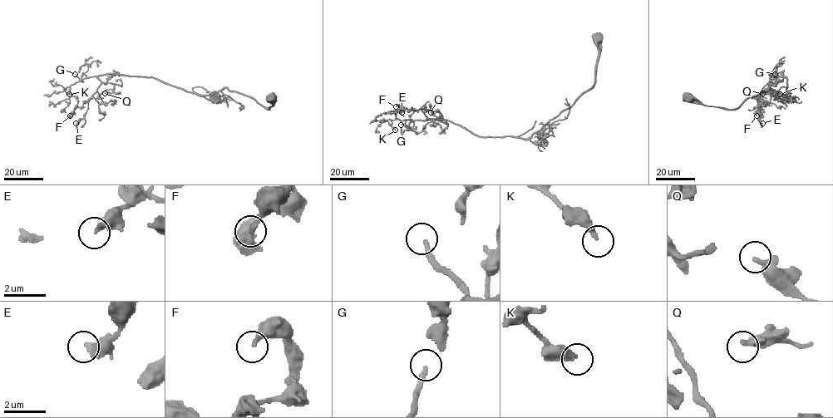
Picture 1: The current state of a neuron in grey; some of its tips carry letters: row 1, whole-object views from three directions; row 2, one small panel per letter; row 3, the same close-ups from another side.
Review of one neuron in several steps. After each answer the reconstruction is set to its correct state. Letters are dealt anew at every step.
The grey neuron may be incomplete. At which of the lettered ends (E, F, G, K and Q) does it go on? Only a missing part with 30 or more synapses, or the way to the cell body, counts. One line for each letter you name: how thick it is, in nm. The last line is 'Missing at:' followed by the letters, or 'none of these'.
G: 200 nm thick
Missing at: G

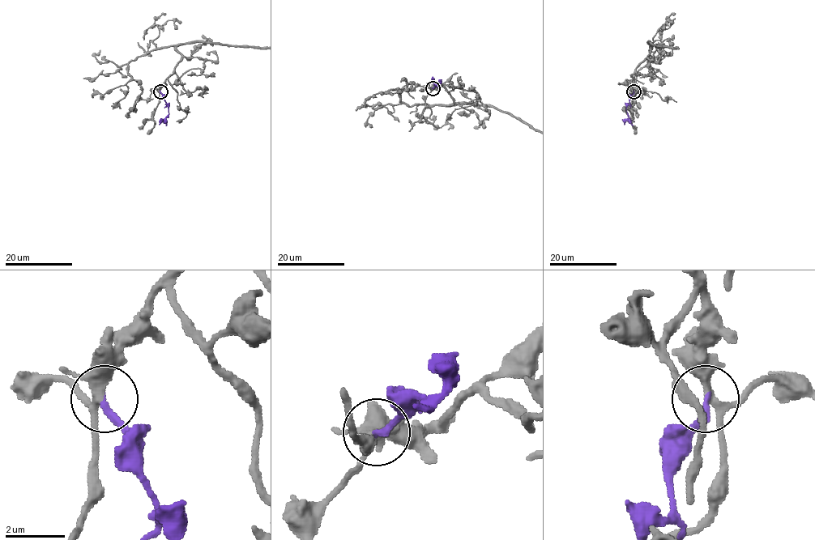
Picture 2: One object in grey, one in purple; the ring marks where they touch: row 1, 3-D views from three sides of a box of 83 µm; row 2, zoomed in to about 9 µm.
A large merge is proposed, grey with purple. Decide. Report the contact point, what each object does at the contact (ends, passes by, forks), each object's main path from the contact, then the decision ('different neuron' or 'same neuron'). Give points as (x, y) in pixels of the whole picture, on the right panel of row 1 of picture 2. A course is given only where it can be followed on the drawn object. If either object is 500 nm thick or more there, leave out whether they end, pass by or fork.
place (633, 91); grey forks; purple ends; course purple (633, 91), (626, 107), (628, 119), (624, 124); same neuron

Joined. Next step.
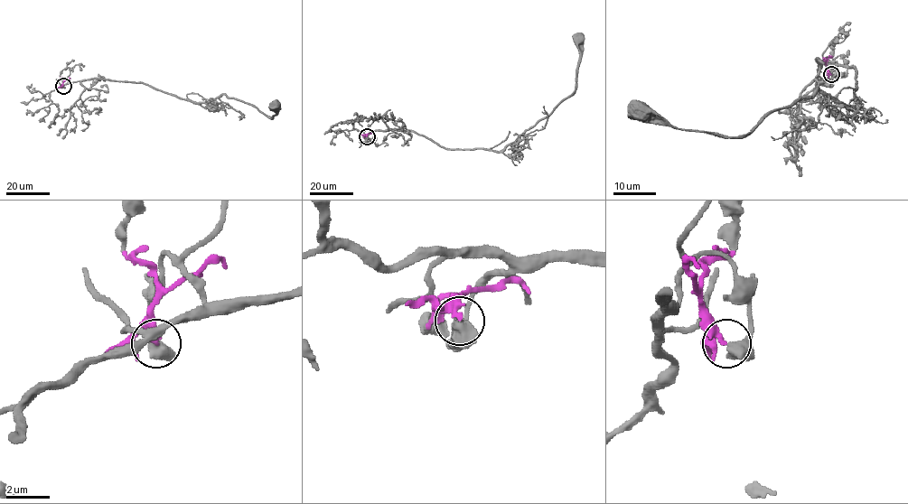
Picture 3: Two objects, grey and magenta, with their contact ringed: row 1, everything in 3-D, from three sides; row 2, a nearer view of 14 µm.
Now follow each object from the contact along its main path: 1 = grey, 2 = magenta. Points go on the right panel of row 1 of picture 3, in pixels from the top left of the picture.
1: (831, 74), (830, 57), (818, 60), (854, 68), (858, 105), (818, 90), (740, 136), (639, 113)
2: (831, 74), (825, 64), (824, 58), (826, 60)

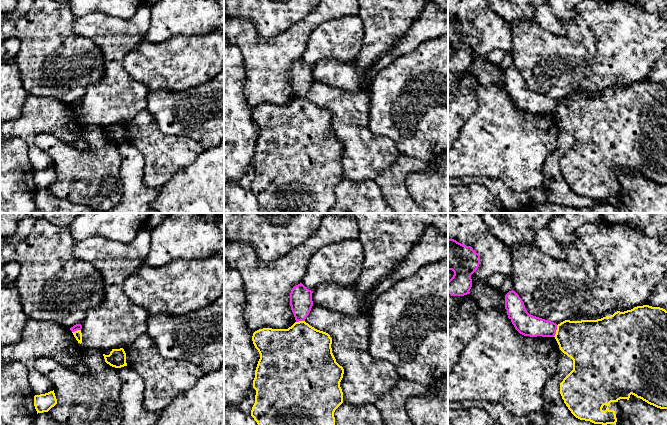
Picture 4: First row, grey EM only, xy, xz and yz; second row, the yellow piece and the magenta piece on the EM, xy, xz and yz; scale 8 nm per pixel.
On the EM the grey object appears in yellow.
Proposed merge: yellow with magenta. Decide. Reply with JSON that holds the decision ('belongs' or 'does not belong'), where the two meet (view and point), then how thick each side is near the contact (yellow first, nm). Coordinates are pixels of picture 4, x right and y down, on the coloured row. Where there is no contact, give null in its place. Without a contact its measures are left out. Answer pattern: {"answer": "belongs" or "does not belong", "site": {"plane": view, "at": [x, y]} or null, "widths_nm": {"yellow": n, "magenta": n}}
{"answer": "does not belong", "site": {"plane": "yz", "at": [556, 331]}, "widths_nm": {"yellow": 360, "magenta": 180}}

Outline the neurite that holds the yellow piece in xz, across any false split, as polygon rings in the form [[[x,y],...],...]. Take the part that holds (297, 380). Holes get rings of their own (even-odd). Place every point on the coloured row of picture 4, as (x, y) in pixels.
[[[305,321],[295,322],[288,329],[263,328],[252,336],[260,354],[253,388],[256,390],[251,416],[258,425],[335,425],[335,410],[343,403],[340,382],[344,369],[332,353],[332,338],[326,332],[315,329]]]

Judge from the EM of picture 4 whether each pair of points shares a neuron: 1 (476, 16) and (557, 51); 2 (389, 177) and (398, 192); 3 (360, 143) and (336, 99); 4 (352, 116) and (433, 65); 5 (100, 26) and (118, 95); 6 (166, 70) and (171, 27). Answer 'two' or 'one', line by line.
1: two
2: one
3: one
4: two
5: one
6: two

